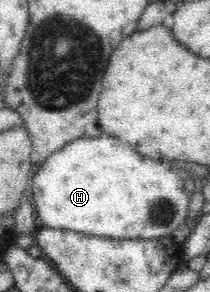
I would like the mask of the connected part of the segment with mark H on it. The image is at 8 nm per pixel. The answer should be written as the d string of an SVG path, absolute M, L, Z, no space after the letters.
M103 132L93 138L78 138L67 142L63 148L51 153L45 162L39 164L31 181L35 212L43 226L121 240L171 235L183 225L190 200L185 194L182 173L168 164L159 164L137 154L129 144Z

